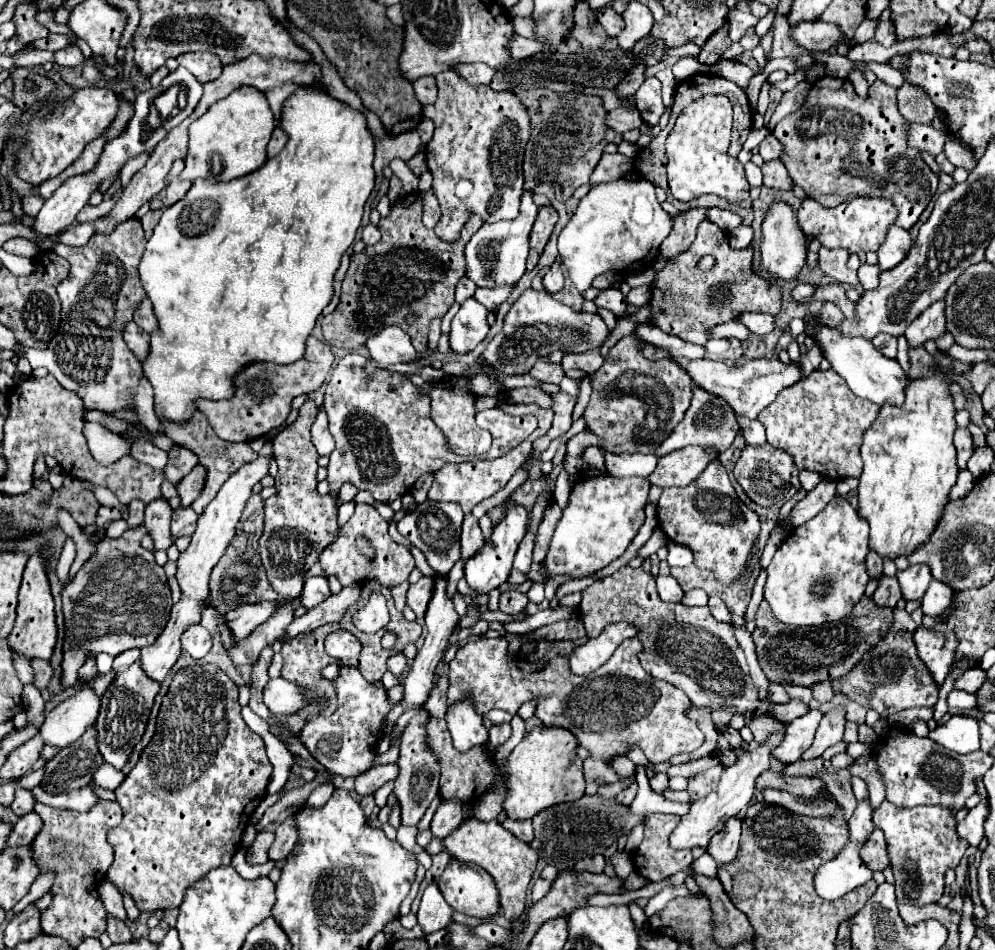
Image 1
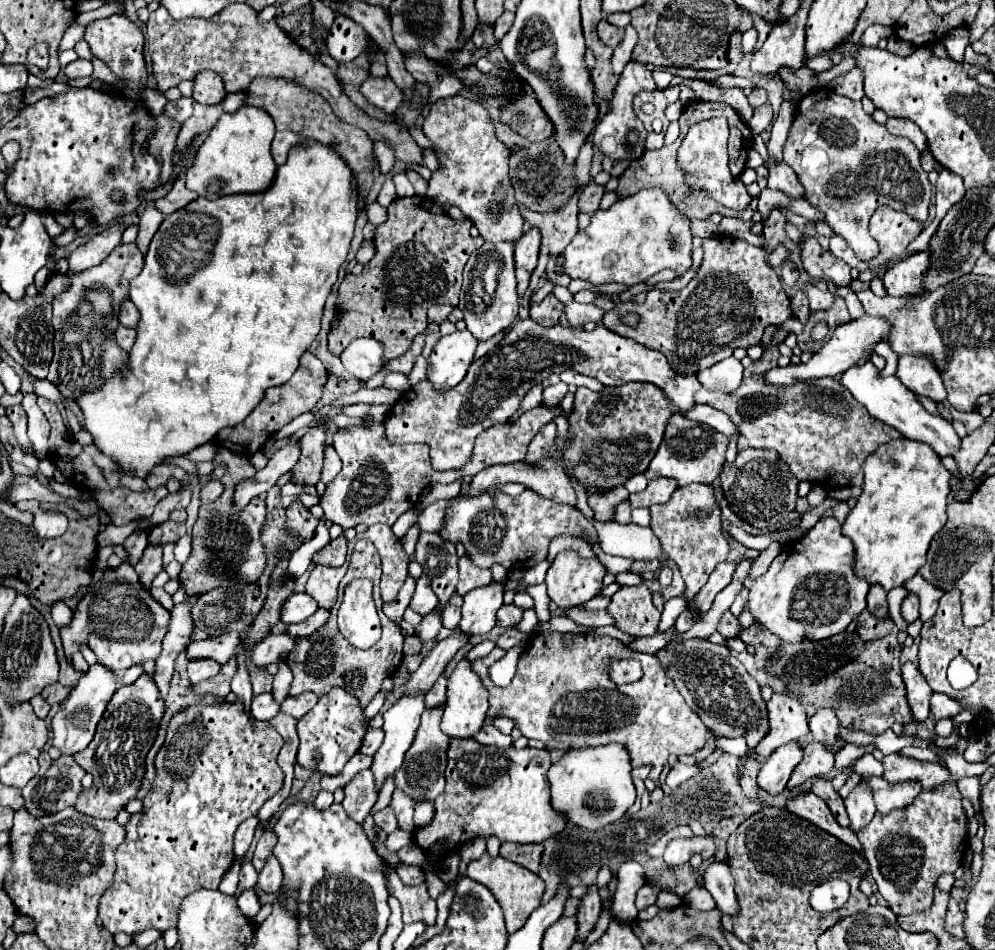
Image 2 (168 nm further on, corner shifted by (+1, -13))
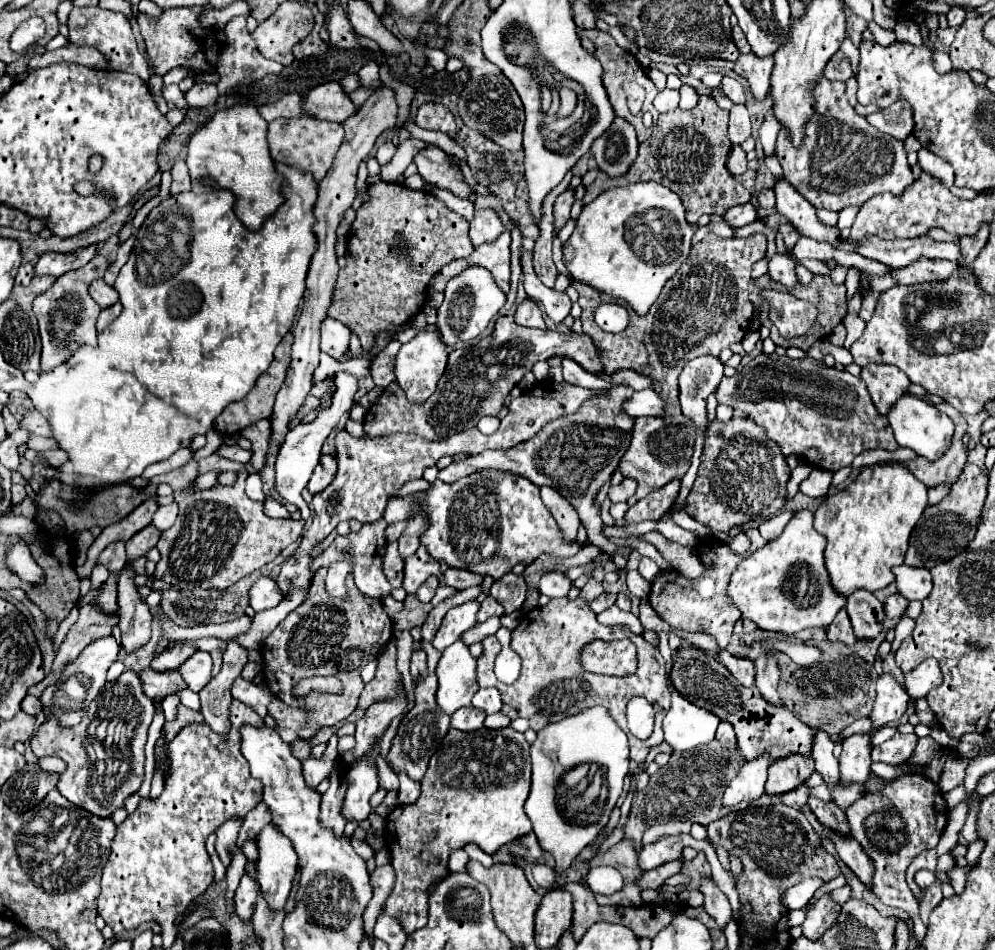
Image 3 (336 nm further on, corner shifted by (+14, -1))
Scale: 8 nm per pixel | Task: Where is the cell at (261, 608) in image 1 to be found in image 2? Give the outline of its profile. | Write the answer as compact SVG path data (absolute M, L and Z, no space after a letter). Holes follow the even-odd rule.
M223 633L219 637L207 637L203 641L193 641L187 647L187 659L213 659L225 663L235 655L239 645L239 633Z

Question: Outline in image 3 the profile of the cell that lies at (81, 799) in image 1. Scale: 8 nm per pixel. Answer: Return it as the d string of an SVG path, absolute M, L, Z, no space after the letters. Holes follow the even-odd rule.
M126 669L116 681L110 681L106 683L98 697L90 703L90 709L86 711L84 719L80 725L72 727L72 729L60 729L58 727L58 721L54 717L50 717L46 723L40 725L38 733L32 737L32 749L36 753L36 757L46 757L46 755L56 755L60 759L64 759L68 763L68 769L60 775L60 781L58 781L58 791L70 799L74 805L98 815L98 817L110 817L114 809L122 807L124 805L124 799L132 793L136 793L142 785L142 779L144 779L144 745L146 745L146 737L148 737L148 727L152 723L152 715L154 715L154 705L152 701L144 695L142 691L142 681L138 677L136 671L130 671ZM104 713L108 713L106 717L108 719L102 719L102 729L104 733L100 733L100 745L102 745L102 753L100 755L88 755L86 749L84 749L84 739L88 735L88 725L92 723L94 715L100 715L104 717Z

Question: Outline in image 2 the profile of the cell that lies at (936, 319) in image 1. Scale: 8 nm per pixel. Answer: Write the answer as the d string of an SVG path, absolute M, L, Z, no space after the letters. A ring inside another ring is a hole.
M899 357L895 377L915 395L929 397L939 405L945 401L945 389L939 381L939 373L935 373L935 365L923 361L923 357Z

